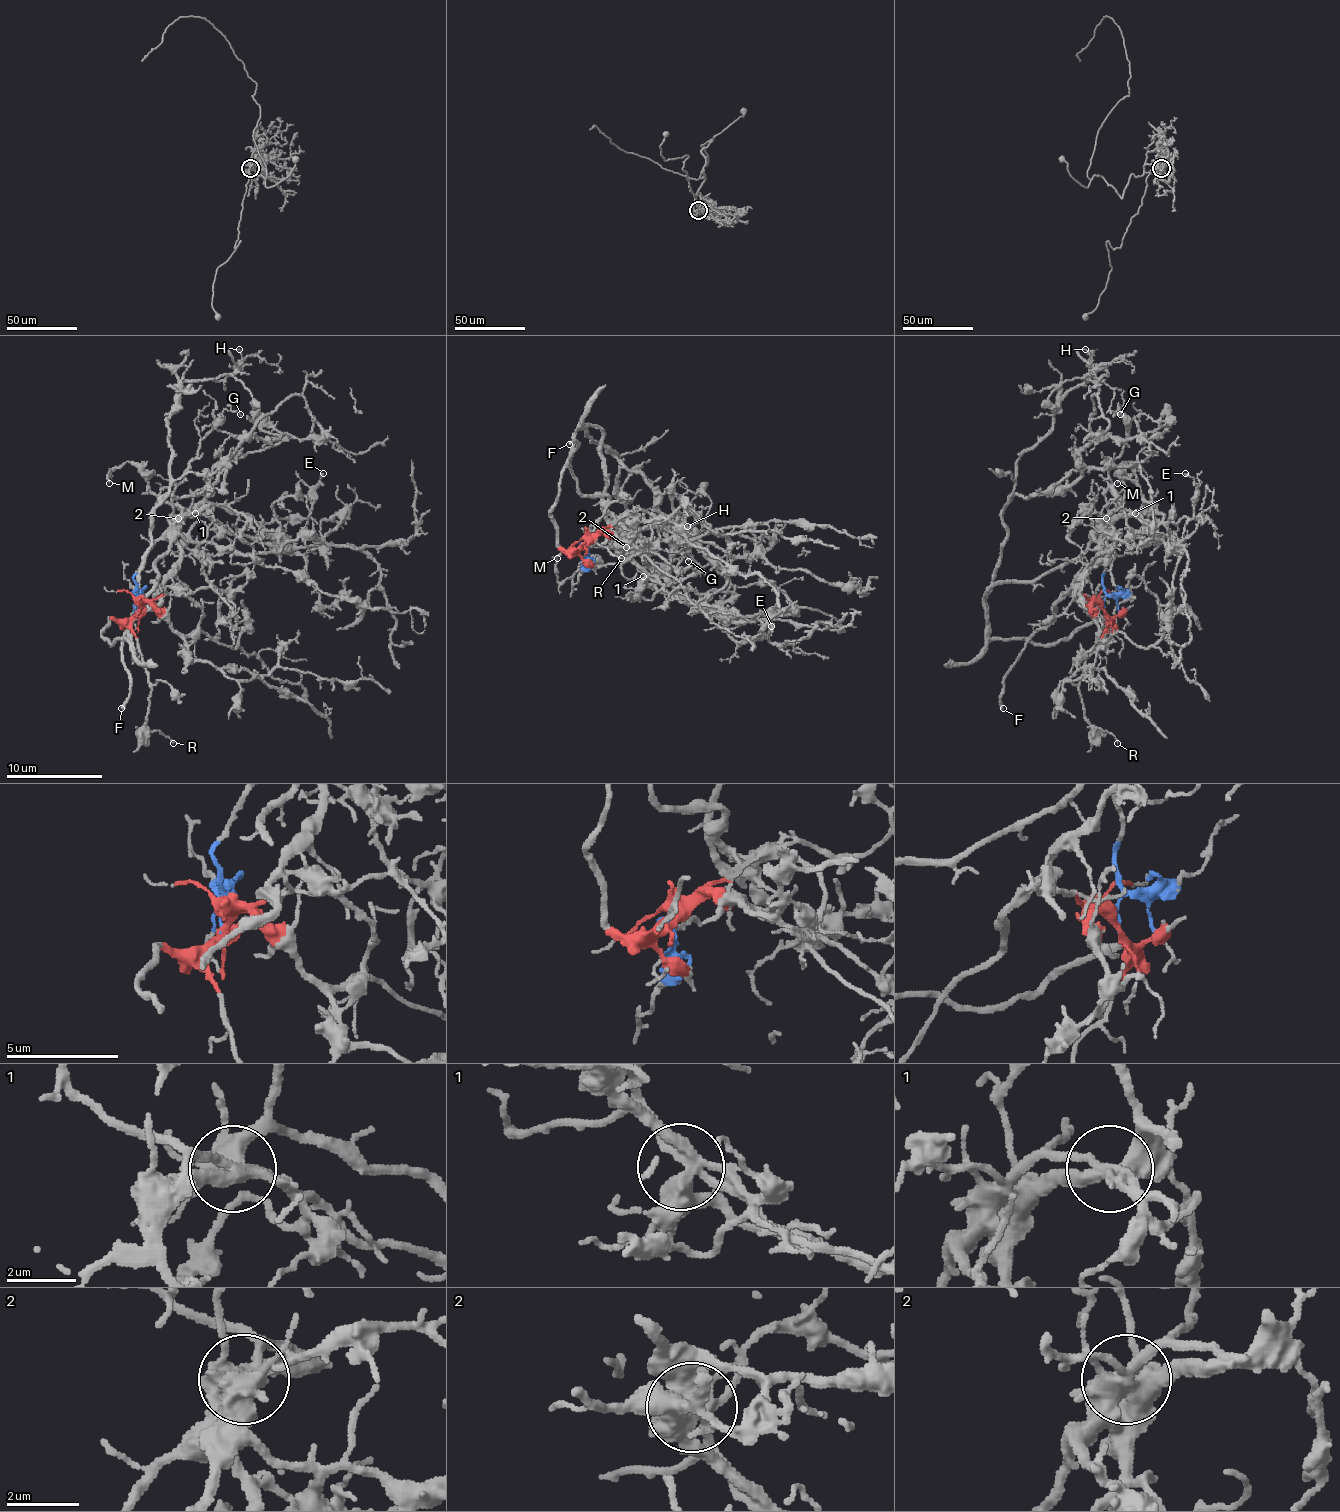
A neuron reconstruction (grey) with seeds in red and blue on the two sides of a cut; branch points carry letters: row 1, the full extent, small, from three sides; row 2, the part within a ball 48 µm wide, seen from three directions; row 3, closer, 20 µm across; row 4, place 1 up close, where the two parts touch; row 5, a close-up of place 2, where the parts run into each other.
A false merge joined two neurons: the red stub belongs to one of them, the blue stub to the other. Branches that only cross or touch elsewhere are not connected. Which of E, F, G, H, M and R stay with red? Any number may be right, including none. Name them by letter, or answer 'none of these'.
H, M, R

